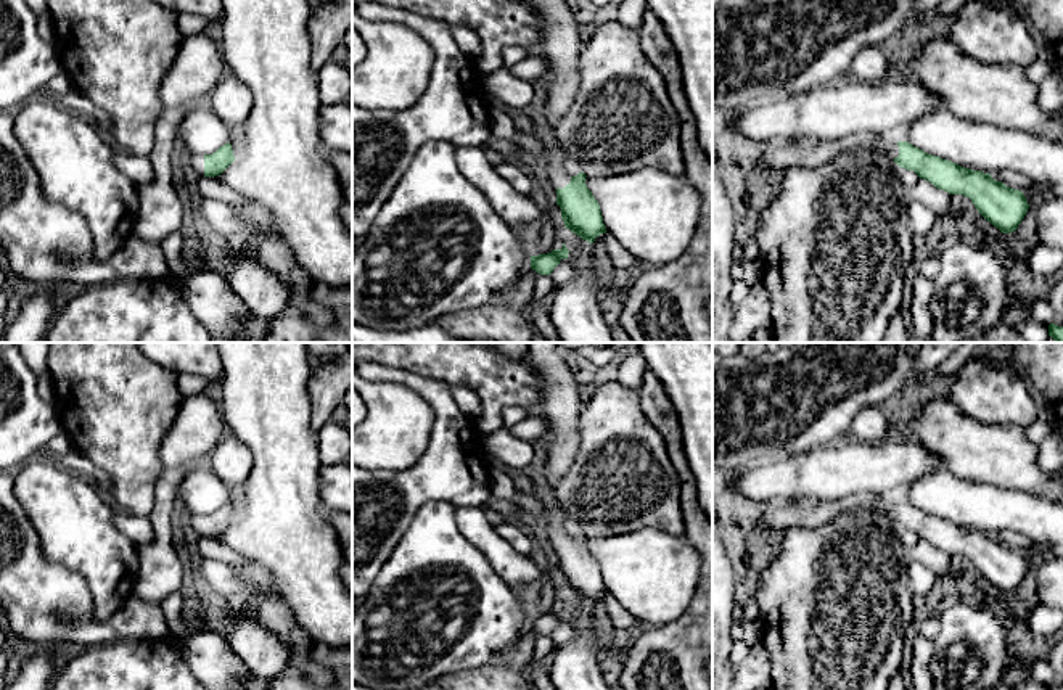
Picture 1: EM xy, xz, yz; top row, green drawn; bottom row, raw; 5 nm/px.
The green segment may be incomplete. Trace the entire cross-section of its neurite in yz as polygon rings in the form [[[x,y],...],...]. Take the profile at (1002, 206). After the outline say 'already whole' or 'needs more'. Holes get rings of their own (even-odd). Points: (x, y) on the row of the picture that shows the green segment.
[[[860,133],[817,145],[788,143],[777,150],[767,148],[756,167],[765,166],[775,177],[788,167],[819,167],[833,162],[839,154],[860,146],[886,153],[899,167],[913,170],[939,190],[970,198],[978,212],[1002,233],[1015,232],[1029,209],[1023,191],[994,180],[991,174],[962,167],[928,154],[909,142],[896,143],[880,133]]]; needs more

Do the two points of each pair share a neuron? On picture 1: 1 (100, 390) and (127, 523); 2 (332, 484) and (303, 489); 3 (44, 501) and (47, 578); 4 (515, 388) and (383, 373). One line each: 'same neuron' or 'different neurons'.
1: different neurons
2: different neurons
3: different neurons
4: different neurons

